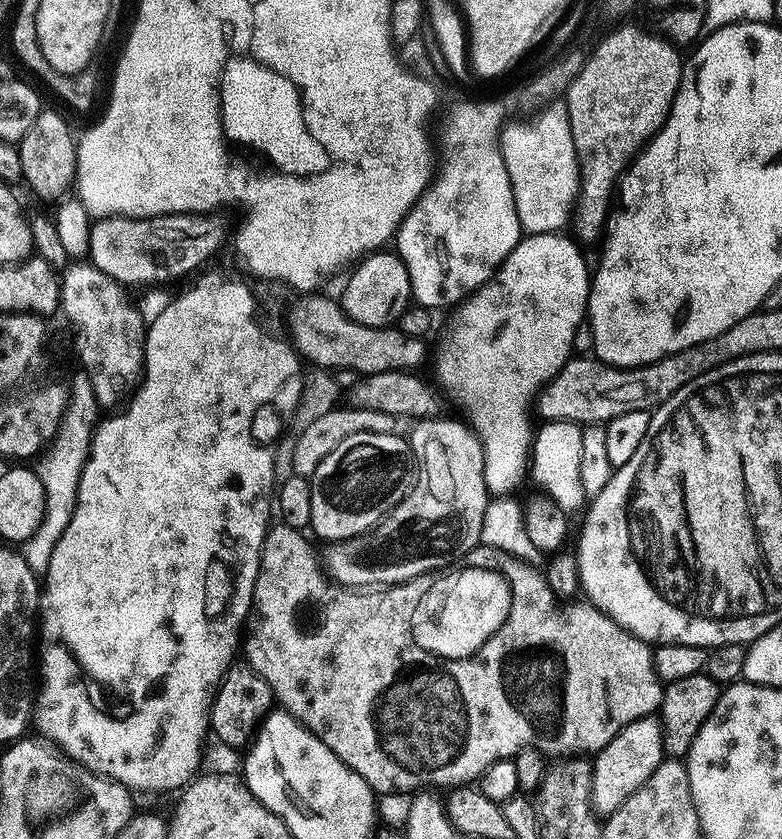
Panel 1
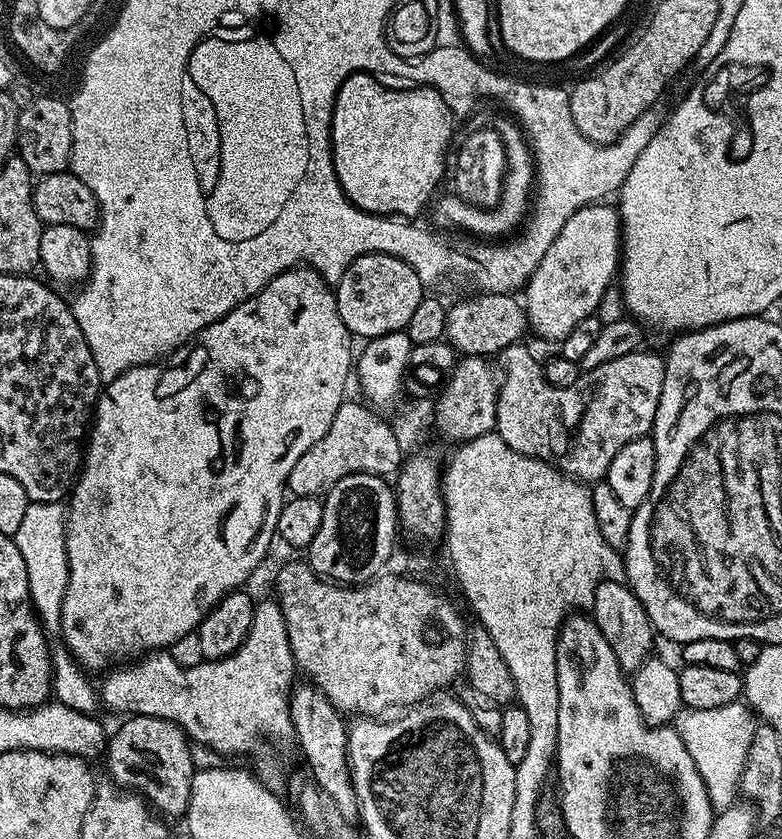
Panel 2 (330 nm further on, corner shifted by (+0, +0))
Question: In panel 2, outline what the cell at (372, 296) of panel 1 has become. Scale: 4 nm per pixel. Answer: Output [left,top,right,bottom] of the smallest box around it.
[334,252,426,338]

